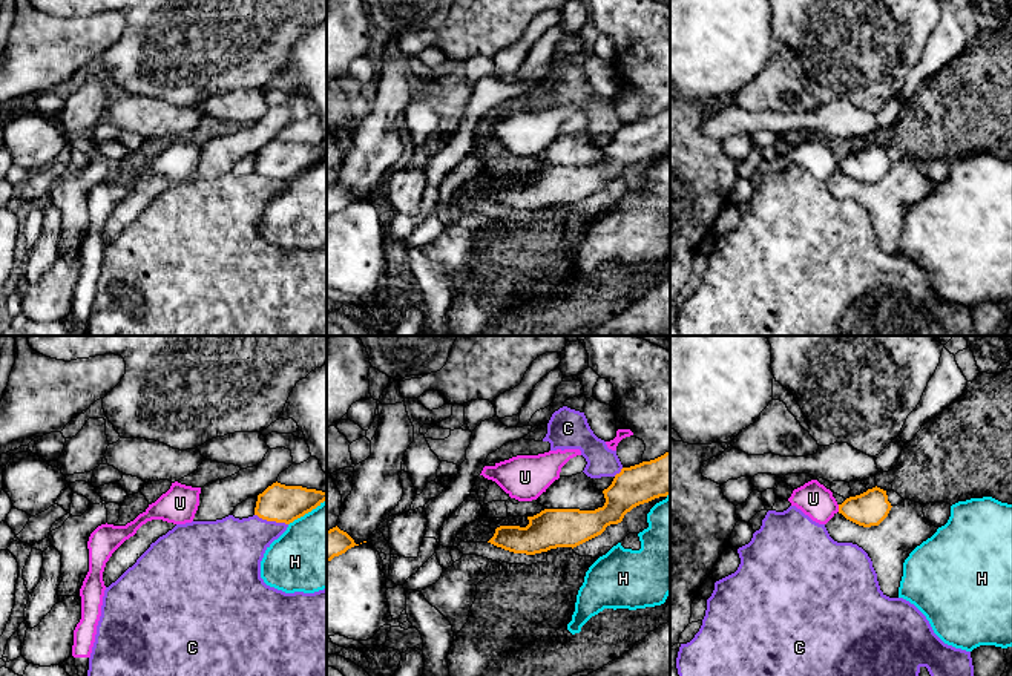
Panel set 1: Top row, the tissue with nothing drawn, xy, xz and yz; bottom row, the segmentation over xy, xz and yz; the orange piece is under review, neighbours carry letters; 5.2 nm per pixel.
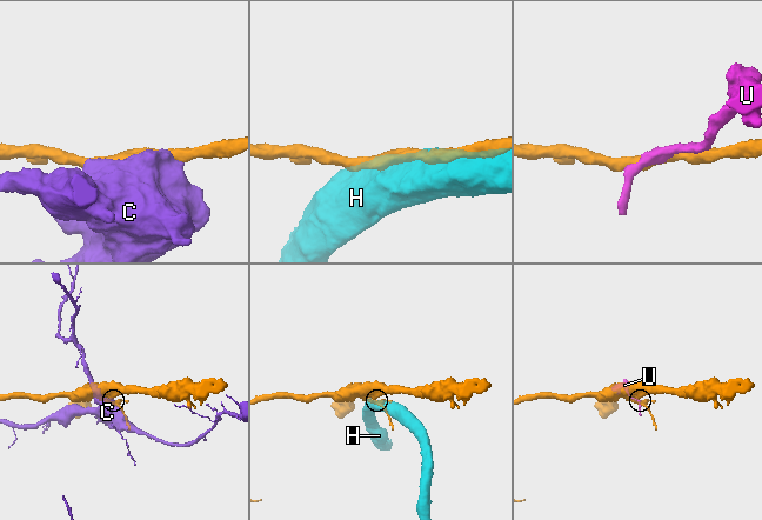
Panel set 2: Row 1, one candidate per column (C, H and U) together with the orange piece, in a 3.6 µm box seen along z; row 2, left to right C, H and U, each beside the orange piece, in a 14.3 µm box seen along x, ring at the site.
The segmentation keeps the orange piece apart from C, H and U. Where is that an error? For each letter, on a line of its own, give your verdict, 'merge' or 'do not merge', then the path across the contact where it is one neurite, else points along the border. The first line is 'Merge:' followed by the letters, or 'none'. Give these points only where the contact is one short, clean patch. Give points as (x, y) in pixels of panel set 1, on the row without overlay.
Merge: none
C: do not merge
H: do not merge
U: do not merge; border along yz (837, 161), (839, 167)

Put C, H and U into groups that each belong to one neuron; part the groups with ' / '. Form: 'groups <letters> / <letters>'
groups C / H / U

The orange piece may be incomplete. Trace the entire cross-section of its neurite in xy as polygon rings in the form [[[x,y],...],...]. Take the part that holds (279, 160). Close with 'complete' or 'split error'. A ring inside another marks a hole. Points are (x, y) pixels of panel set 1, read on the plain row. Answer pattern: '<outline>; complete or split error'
[[[273,139],[258,152],[255,172],[267,178],[290,181],[327,156],[327,149],[302,143]]]; complete

